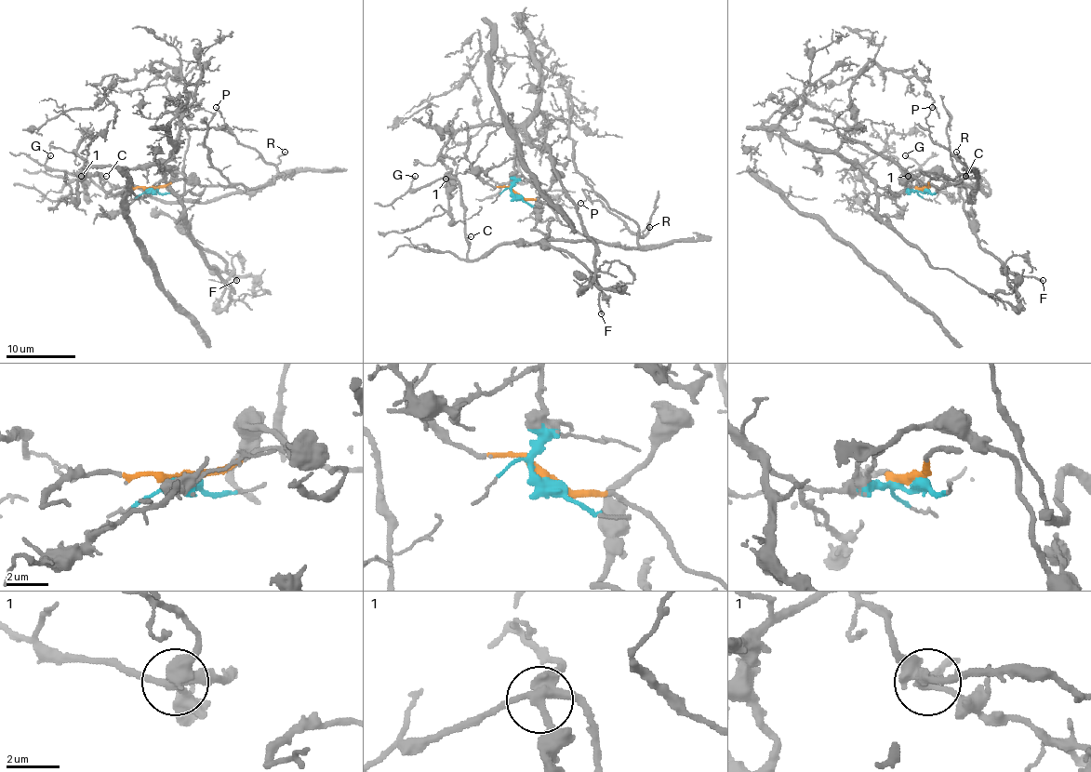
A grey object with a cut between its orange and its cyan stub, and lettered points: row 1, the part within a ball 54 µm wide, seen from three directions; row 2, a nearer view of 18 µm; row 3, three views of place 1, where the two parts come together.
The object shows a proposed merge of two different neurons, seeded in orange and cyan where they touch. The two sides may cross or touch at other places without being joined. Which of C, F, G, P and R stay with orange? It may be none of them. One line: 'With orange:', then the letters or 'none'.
With orange: C, F, G, P, R

